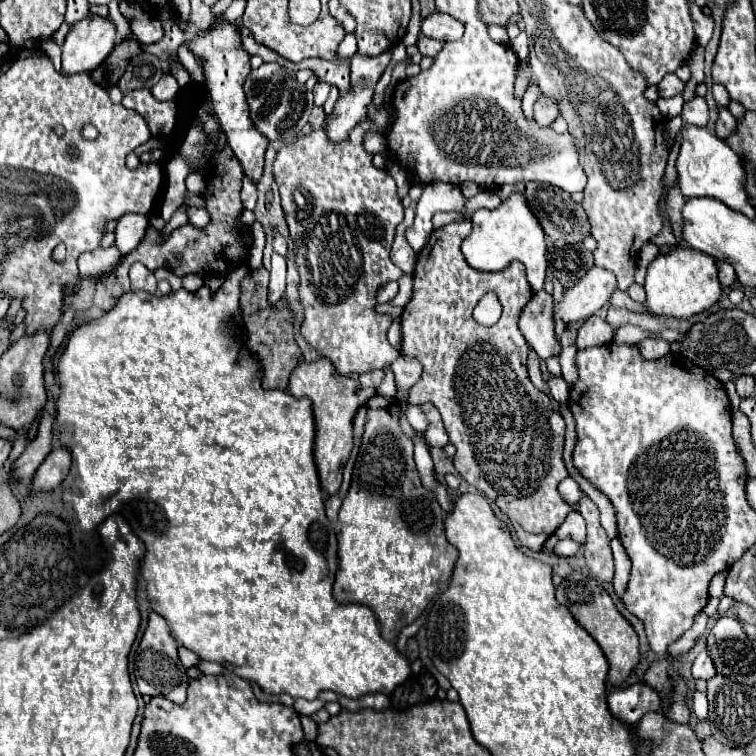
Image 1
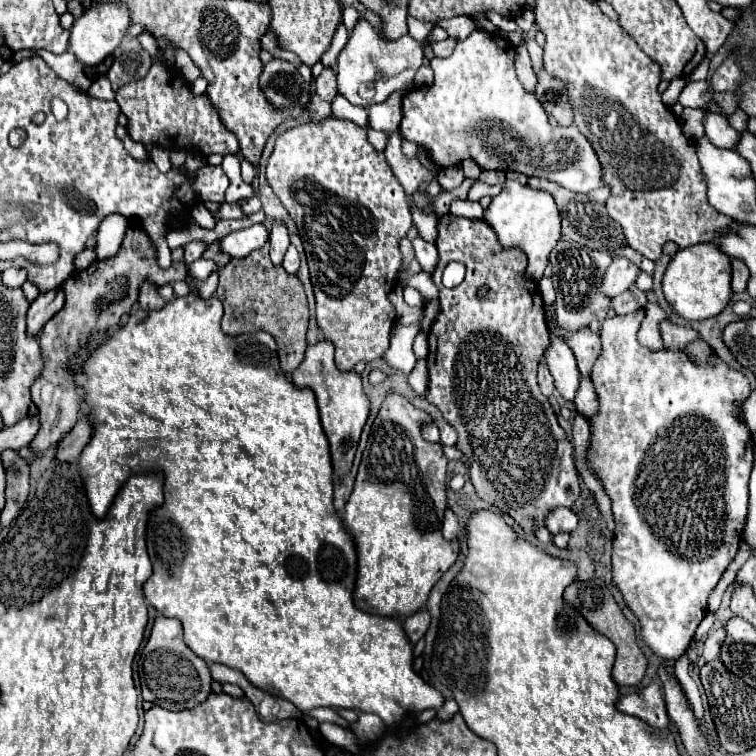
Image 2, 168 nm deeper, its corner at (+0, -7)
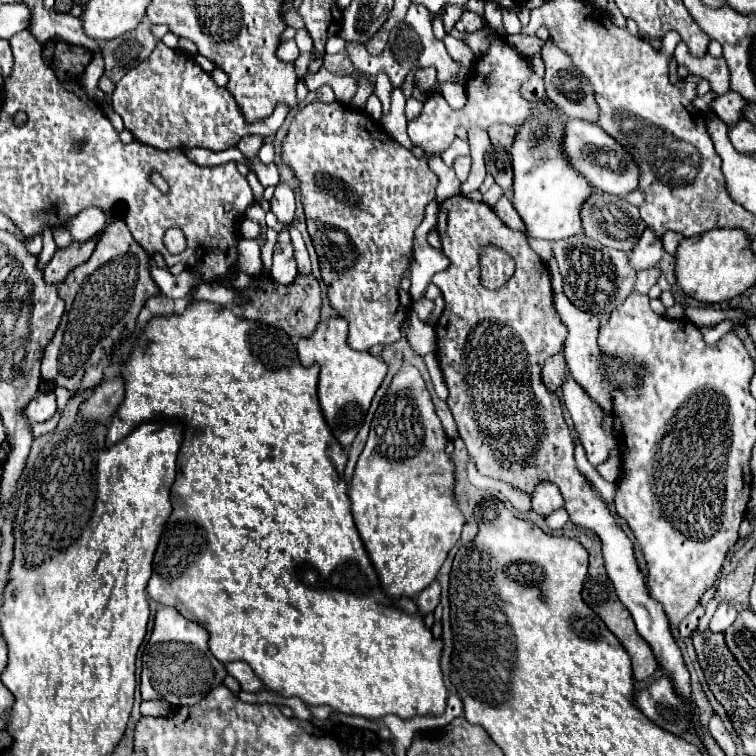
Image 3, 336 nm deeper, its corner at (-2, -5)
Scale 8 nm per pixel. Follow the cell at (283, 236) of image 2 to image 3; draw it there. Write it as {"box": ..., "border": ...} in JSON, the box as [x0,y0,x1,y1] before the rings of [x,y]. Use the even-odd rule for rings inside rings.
{"box":[272,183,296,223],"border":[[[278,183],[274,197],[272,197],[272,213],[278,217],[282,223],[292,223],[294,219],[294,203],[296,203],[296,193],[288,183]]]}

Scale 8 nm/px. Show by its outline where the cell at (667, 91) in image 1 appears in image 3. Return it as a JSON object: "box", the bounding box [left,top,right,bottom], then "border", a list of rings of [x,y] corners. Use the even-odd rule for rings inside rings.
{"box":[712,91,746,125],"border":[[[728,91],[724,95],[716,95],[712,101],[712,111],[726,123],[726,125],[734,125],[736,121],[740,121],[744,117],[744,109],[746,109],[746,101],[734,93]]]}

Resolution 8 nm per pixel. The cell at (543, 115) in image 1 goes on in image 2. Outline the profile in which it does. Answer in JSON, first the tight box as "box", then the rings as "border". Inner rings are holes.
{"box":[536,71,572,125],"border":[[[542,71],[538,75],[536,97],[548,111],[548,115],[556,119],[558,125],[572,125],[572,107],[568,103],[568,95],[560,79],[554,79],[546,71]]]}

